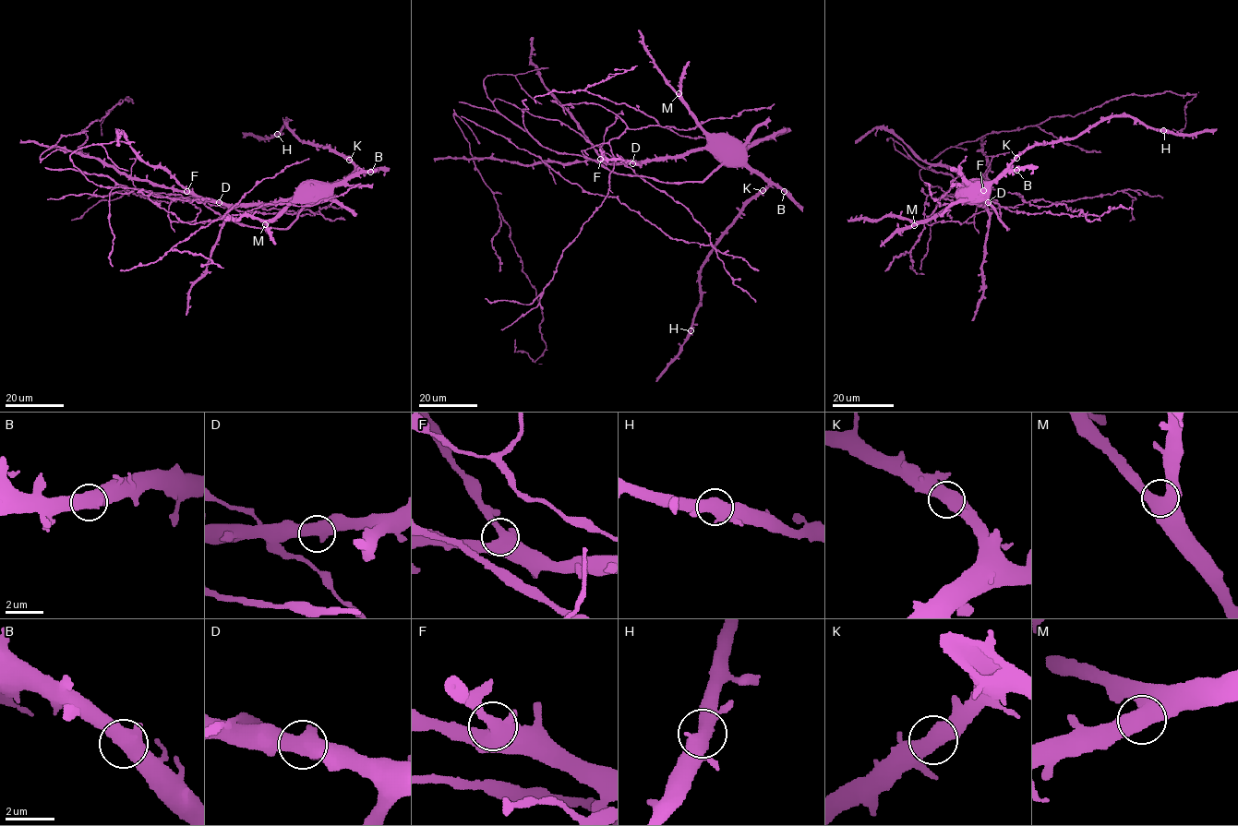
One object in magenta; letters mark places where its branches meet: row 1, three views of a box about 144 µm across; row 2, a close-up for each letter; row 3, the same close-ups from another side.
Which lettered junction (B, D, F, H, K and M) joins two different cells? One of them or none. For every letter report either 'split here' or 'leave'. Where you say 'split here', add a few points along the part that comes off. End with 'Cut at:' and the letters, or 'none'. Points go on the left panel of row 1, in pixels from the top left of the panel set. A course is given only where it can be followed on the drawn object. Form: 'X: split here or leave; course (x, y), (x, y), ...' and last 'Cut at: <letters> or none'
B: leave
D: leave
F: leave
H: leave
K: leave
M: leave
Cut at: none

